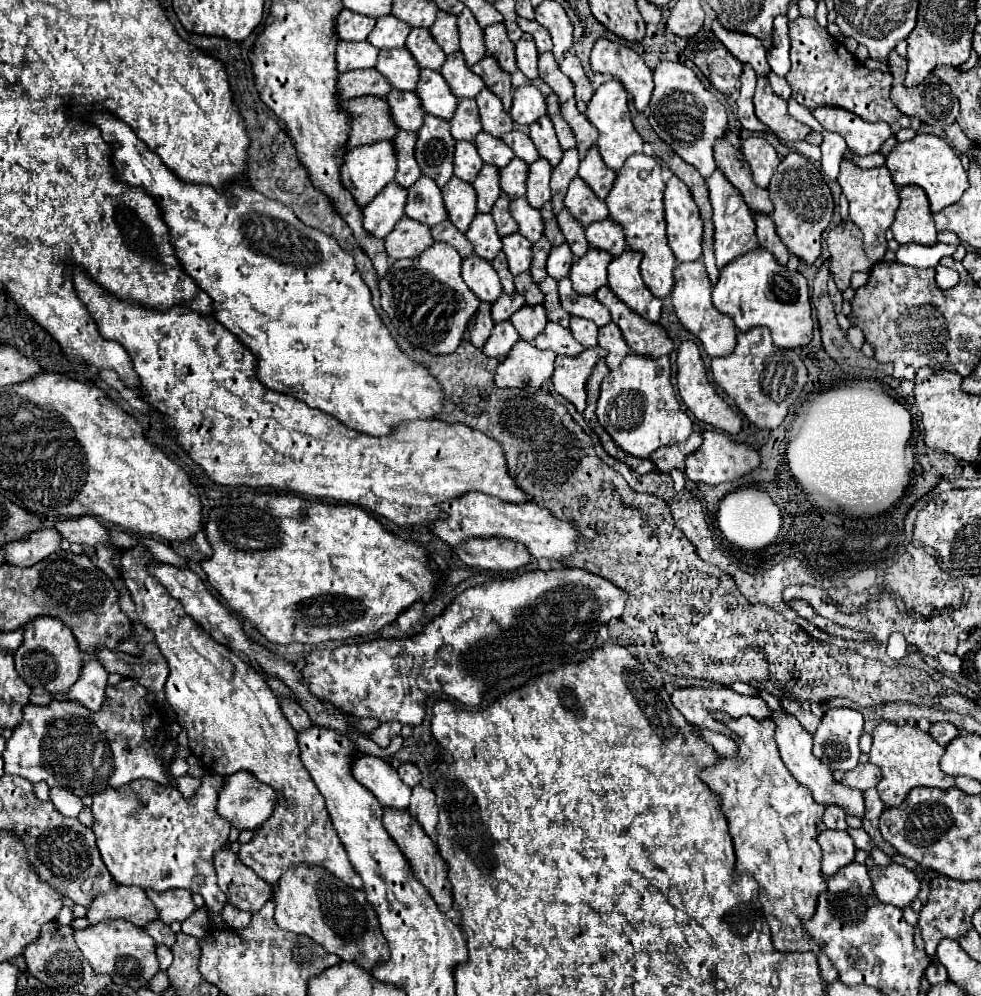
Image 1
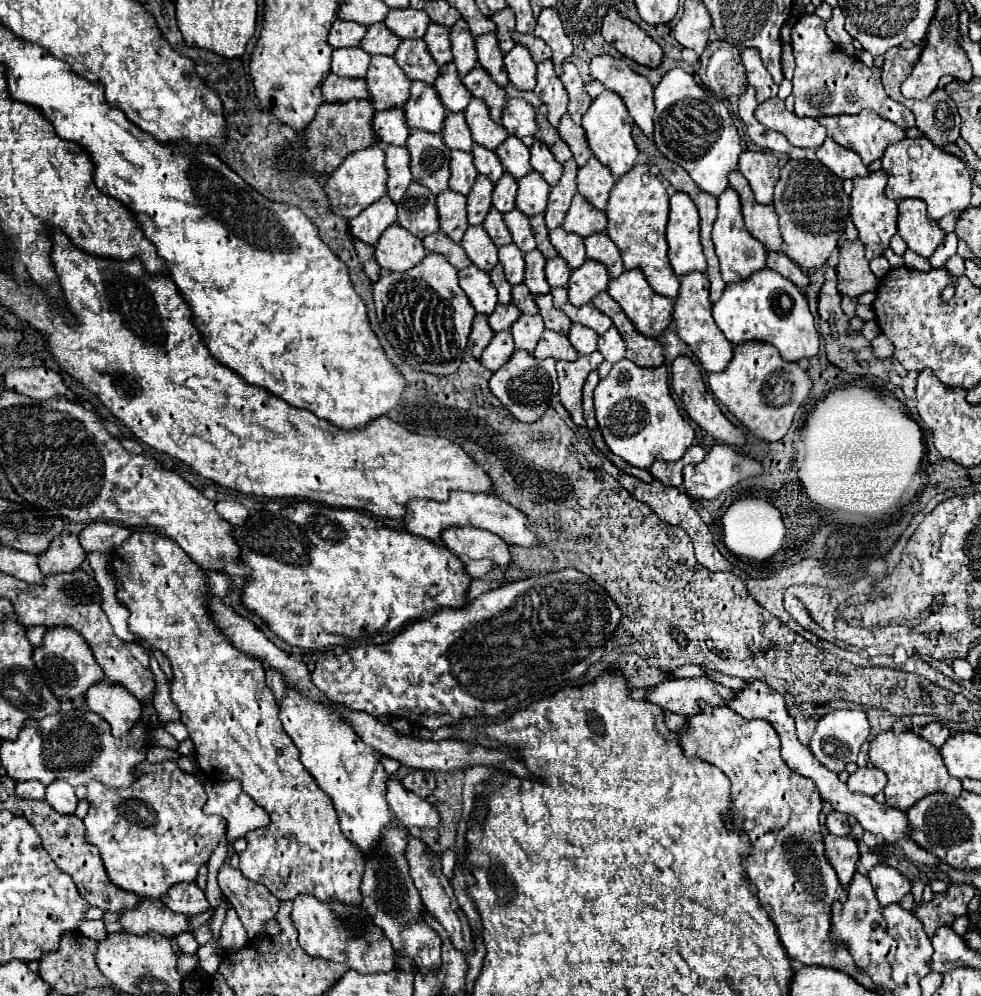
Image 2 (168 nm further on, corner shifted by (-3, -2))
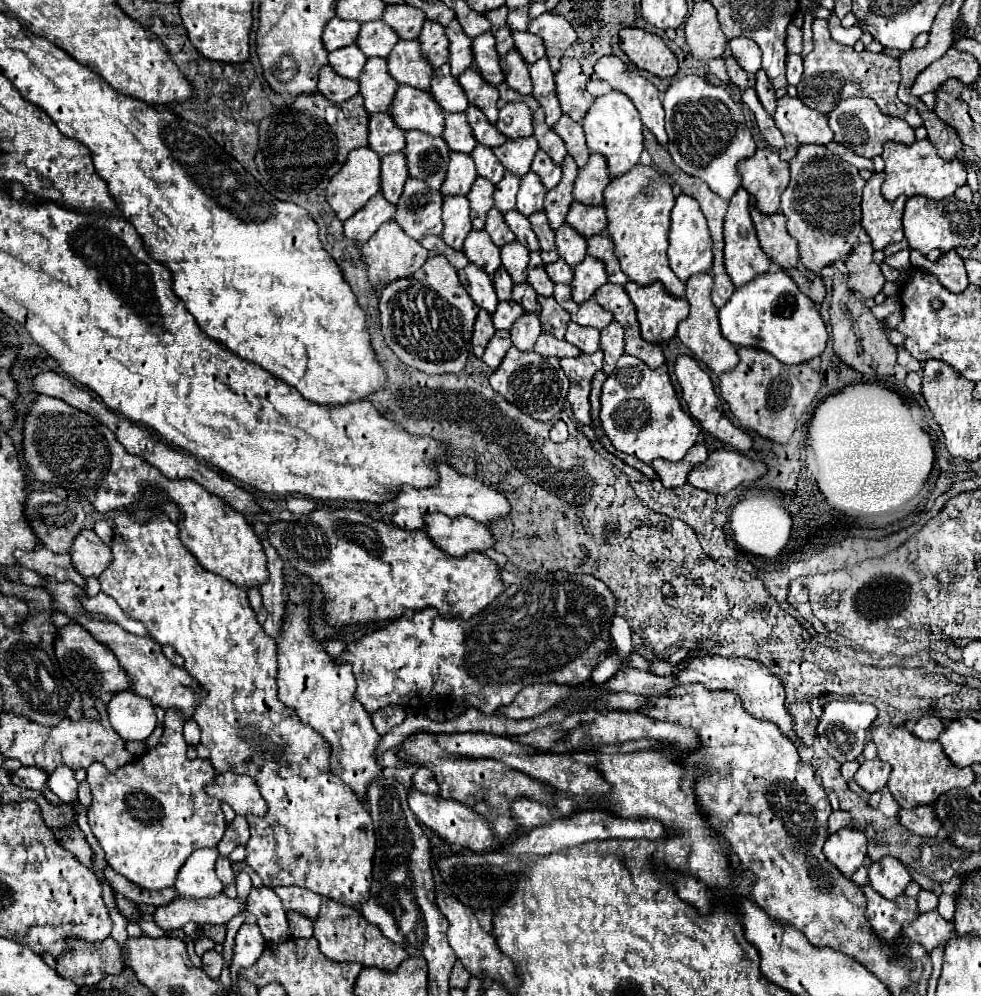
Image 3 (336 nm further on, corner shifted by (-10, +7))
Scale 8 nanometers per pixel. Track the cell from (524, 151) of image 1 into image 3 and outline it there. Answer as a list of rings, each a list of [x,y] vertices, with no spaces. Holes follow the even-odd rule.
[[[518,138],[518,140],[506,140],[502,146],[494,150],[500,164],[518,176],[524,176],[530,170],[532,158],[538,152],[538,142],[530,138]]]

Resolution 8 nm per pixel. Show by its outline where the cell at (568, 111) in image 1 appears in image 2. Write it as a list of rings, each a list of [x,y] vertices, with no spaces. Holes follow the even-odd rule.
[[[565,113],[561,117],[561,123],[559,123],[557,131],[563,137],[563,141],[569,145],[569,149],[573,151],[573,159],[577,161],[577,165],[583,167],[589,161],[589,157],[591,157],[591,151],[589,151],[583,127],[575,125],[573,119],[569,119],[569,113]]]

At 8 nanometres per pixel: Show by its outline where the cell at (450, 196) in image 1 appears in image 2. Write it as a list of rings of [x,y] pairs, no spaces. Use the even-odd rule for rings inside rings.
[[[445,191],[437,195],[437,211],[441,231],[445,231],[453,241],[461,241],[467,223],[467,197],[457,195],[457,191]]]

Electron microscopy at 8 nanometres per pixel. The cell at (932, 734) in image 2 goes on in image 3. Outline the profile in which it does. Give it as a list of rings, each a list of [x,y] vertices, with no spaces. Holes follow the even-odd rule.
[[[924,716],[924,718],[920,718],[914,724],[914,728],[912,728],[914,736],[920,738],[920,740],[938,740],[938,736],[940,736],[942,730],[944,730],[944,724],[936,716]]]

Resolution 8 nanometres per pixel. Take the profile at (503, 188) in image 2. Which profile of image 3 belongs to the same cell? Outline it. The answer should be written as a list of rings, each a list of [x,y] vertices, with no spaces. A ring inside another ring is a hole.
[[[504,174],[504,178],[496,184],[494,206],[502,214],[506,214],[508,210],[514,210],[514,206],[516,206],[516,194],[518,194],[518,182],[520,182],[520,178],[516,174]]]

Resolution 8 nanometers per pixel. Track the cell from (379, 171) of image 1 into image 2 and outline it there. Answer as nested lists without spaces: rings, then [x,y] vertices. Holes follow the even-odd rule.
[[[379,145],[351,153],[331,173],[331,179],[325,185],[325,191],[327,191],[329,199],[331,199],[333,211],[337,211],[337,215],[341,215],[345,219],[357,217],[363,209],[367,209],[371,203],[375,203],[377,199],[381,199],[385,195],[385,179],[387,179],[387,175],[389,173],[385,171],[385,153],[383,153],[383,149]]]

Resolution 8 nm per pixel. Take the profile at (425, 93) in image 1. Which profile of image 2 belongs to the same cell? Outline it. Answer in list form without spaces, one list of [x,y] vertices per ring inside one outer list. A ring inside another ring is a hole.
[[[413,83],[411,95],[405,107],[407,125],[411,129],[425,129],[431,133],[441,133],[441,123],[445,121],[445,107],[429,83]]]

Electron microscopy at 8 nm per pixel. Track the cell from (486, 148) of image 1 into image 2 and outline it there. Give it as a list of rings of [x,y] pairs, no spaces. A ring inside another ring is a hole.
[[[473,143],[471,155],[473,155],[473,163],[475,163],[477,171],[487,175],[491,181],[497,181],[503,175],[505,167],[501,167],[501,163],[497,163],[497,153],[495,151],[489,151],[487,147],[481,147],[481,145]]]

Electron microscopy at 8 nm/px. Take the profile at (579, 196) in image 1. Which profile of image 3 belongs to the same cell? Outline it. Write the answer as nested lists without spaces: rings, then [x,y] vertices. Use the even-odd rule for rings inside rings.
[[[572,202],[570,212],[566,216],[566,224],[576,228],[576,232],[584,238],[602,234],[606,230],[606,210],[604,206],[588,206]]]

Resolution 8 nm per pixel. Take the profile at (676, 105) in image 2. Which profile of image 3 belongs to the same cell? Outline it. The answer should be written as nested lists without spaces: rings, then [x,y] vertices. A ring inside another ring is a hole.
[[[684,76],[674,80],[664,94],[668,152],[674,164],[700,178],[724,200],[730,200],[740,188],[738,162],[750,158],[756,152],[754,138],[744,122],[740,106],[730,98],[726,88],[712,86],[700,76]]]

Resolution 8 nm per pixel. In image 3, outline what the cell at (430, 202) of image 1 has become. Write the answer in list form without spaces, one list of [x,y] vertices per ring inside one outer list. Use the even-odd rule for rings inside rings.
[[[408,178],[404,184],[404,192],[396,204],[394,220],[398,226],[412,236],[414,240],[422,240],[428,234],[442,232],[442,194],[426,186],[426,182]]]

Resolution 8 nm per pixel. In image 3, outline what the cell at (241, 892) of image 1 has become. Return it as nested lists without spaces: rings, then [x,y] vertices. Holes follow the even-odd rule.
[[[252,888],[248,896],[248,912],[256,916],[256,924],[266,942],[286,942],[292,936],[286,910],[270,888]]]

